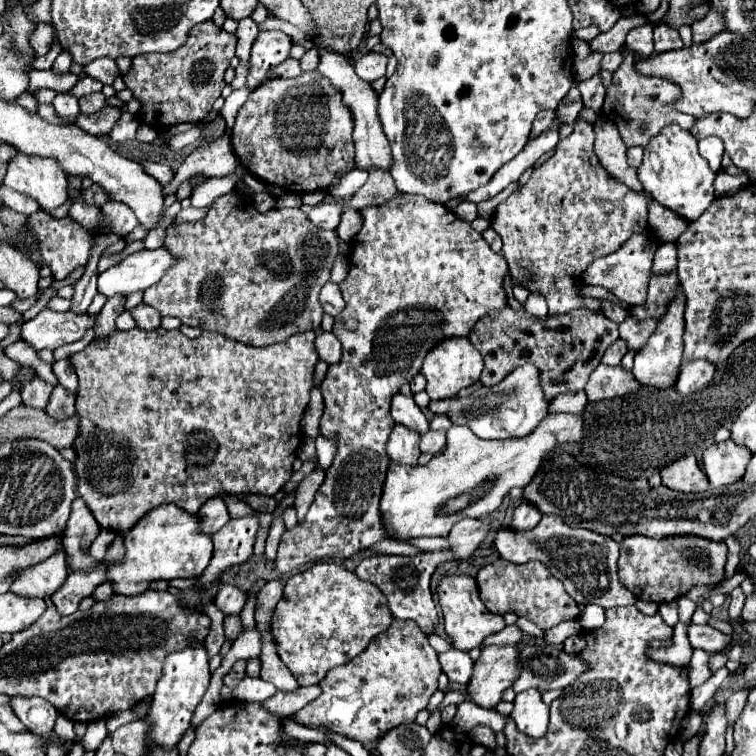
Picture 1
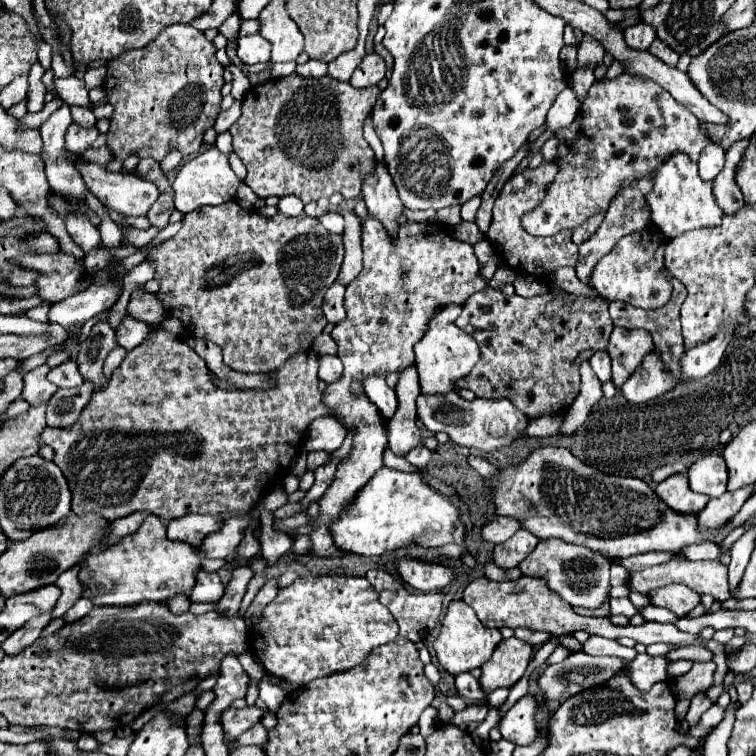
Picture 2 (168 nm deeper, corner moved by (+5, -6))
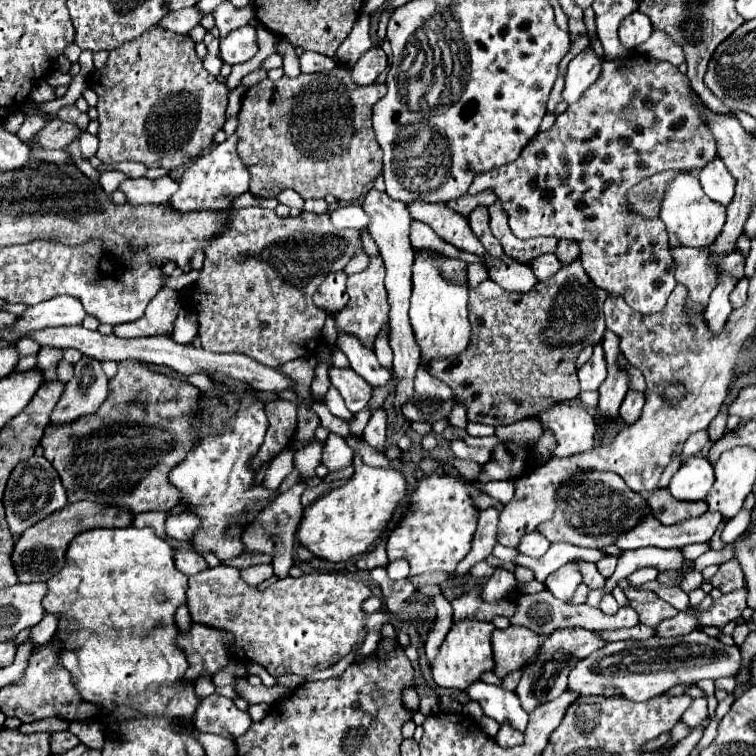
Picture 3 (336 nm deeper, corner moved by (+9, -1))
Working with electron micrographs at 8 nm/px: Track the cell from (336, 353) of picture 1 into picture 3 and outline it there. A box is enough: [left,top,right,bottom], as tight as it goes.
[329,368,373,414]

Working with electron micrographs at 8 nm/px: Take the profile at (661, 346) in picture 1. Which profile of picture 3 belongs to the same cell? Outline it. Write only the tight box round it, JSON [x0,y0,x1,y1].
[619,390,645,424]

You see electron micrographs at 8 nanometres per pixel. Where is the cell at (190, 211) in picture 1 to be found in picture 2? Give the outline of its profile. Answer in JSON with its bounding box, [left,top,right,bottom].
[124,225,159,248]

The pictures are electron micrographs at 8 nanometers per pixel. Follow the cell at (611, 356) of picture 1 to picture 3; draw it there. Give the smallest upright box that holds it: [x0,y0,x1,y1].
[577,344,607,390]

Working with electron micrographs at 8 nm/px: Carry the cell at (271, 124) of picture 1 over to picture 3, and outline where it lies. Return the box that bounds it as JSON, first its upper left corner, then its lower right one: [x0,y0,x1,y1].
[237,66,387,202]

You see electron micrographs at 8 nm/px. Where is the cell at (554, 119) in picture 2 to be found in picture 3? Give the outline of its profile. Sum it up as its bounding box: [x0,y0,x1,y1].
[563,50,603,104]

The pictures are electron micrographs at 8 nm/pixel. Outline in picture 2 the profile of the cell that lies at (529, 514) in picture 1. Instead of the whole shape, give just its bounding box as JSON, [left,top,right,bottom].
[493,529,539,569]

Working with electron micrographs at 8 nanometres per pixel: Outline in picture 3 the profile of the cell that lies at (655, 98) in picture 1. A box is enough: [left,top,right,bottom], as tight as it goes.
[469,56,719,314]

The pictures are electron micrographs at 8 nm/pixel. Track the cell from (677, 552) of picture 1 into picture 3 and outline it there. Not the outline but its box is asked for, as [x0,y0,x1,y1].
[711,558,745,592]

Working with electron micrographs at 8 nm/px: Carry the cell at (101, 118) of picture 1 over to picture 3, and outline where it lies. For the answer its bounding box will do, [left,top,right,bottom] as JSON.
[27,118,81,150]

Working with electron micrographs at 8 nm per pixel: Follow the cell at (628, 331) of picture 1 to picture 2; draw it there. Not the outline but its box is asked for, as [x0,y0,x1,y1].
[607,327,653,387]

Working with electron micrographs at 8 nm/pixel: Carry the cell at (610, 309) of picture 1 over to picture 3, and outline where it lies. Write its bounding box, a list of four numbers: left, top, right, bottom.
[529,254,561,280]

